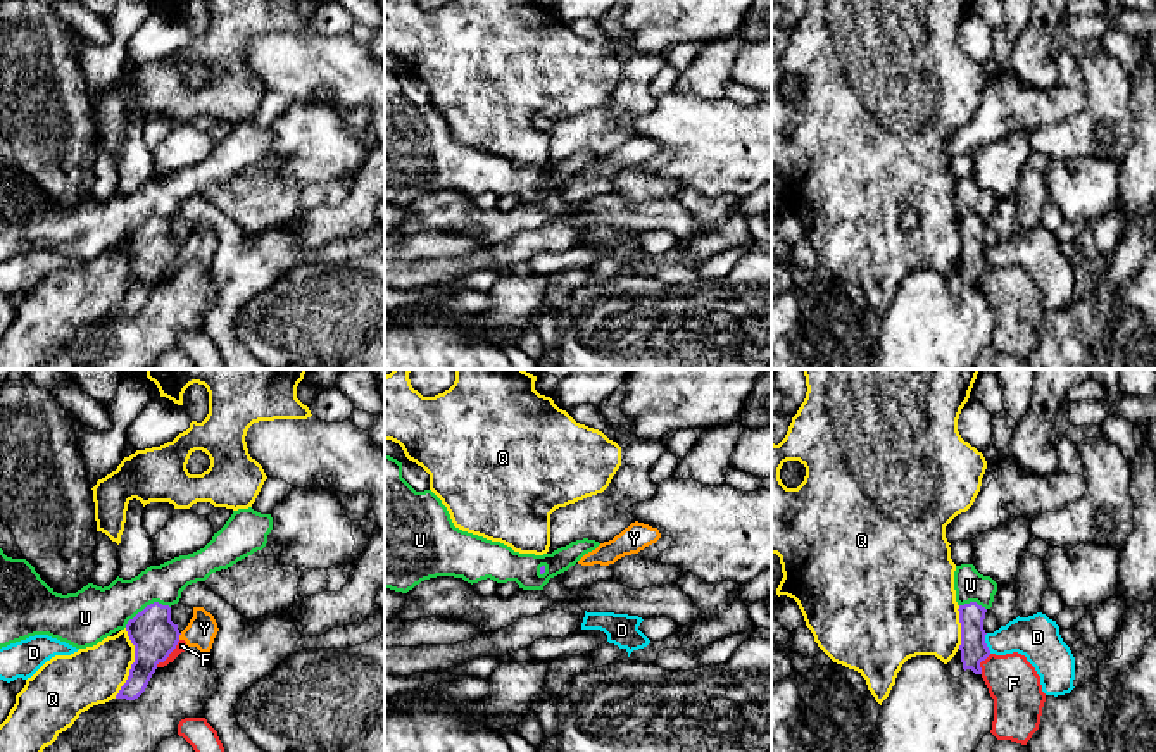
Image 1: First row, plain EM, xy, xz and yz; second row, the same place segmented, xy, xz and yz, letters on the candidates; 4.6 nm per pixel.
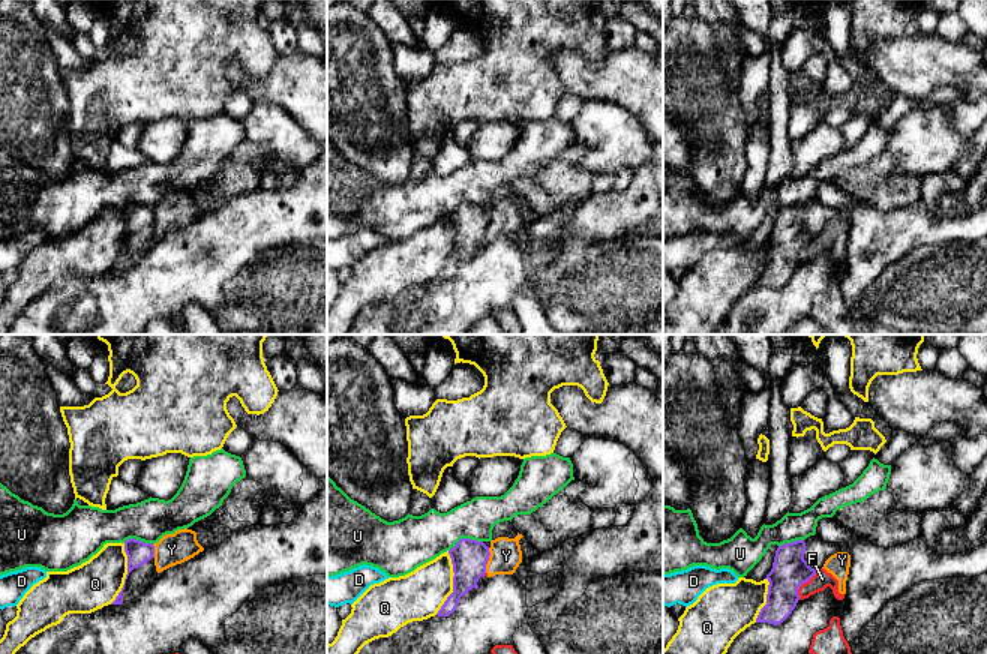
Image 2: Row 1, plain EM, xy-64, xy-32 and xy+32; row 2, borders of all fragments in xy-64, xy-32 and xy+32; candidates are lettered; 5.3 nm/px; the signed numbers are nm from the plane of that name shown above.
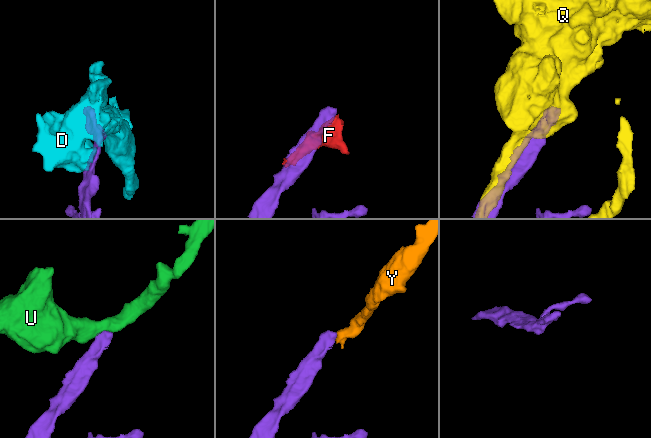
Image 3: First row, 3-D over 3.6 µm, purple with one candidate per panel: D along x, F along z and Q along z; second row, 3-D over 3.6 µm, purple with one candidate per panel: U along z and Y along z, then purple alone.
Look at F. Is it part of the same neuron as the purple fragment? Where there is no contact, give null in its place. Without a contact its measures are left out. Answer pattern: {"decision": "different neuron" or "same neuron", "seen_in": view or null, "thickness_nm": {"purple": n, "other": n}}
{"decision": "different neuron", "seen_in": "xy", "thickness_nm": {"purple": 220, "other": 50}}

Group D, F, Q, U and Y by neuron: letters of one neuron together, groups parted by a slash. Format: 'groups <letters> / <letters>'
groups D / F Y / Q / U

